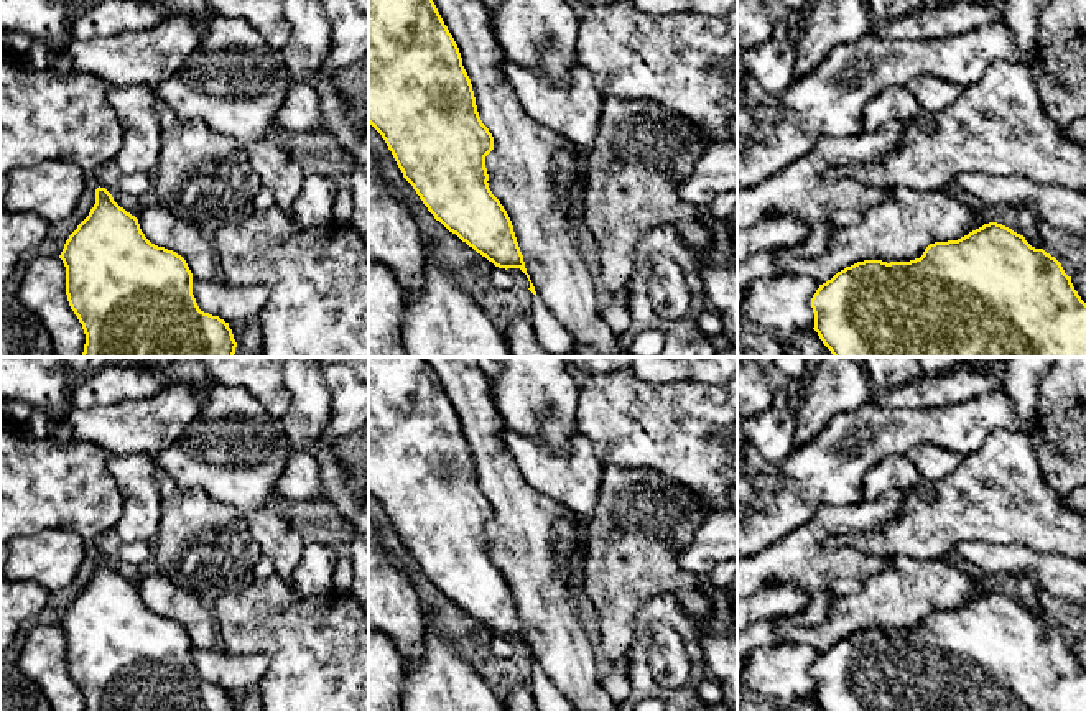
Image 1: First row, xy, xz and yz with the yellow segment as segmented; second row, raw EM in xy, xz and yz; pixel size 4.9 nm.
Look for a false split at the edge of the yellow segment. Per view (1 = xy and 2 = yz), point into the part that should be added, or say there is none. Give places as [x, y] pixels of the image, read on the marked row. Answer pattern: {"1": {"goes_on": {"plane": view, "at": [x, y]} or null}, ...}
{"1": {"goes_on": null}, "2": {"goes_on": null}}

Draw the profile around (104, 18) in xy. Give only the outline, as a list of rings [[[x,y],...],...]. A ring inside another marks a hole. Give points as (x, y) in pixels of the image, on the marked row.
[[[99,0],[74,13],[71,38],[95,40],[158,26],[165,15],[145,0]]]

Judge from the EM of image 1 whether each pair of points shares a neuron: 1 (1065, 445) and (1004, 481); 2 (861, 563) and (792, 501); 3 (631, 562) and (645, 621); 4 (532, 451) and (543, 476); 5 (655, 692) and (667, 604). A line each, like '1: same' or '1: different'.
1: different
2: different
3: different
4: same
5: same

